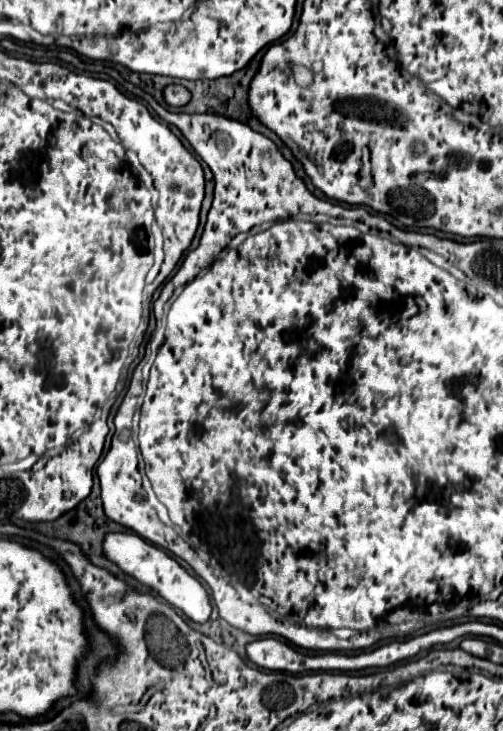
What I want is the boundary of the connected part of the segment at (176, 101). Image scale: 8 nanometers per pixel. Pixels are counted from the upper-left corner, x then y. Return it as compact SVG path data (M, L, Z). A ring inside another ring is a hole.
M170 84L164 88L164 100L170 106L184 106L190 100L190 92L180 84Z

